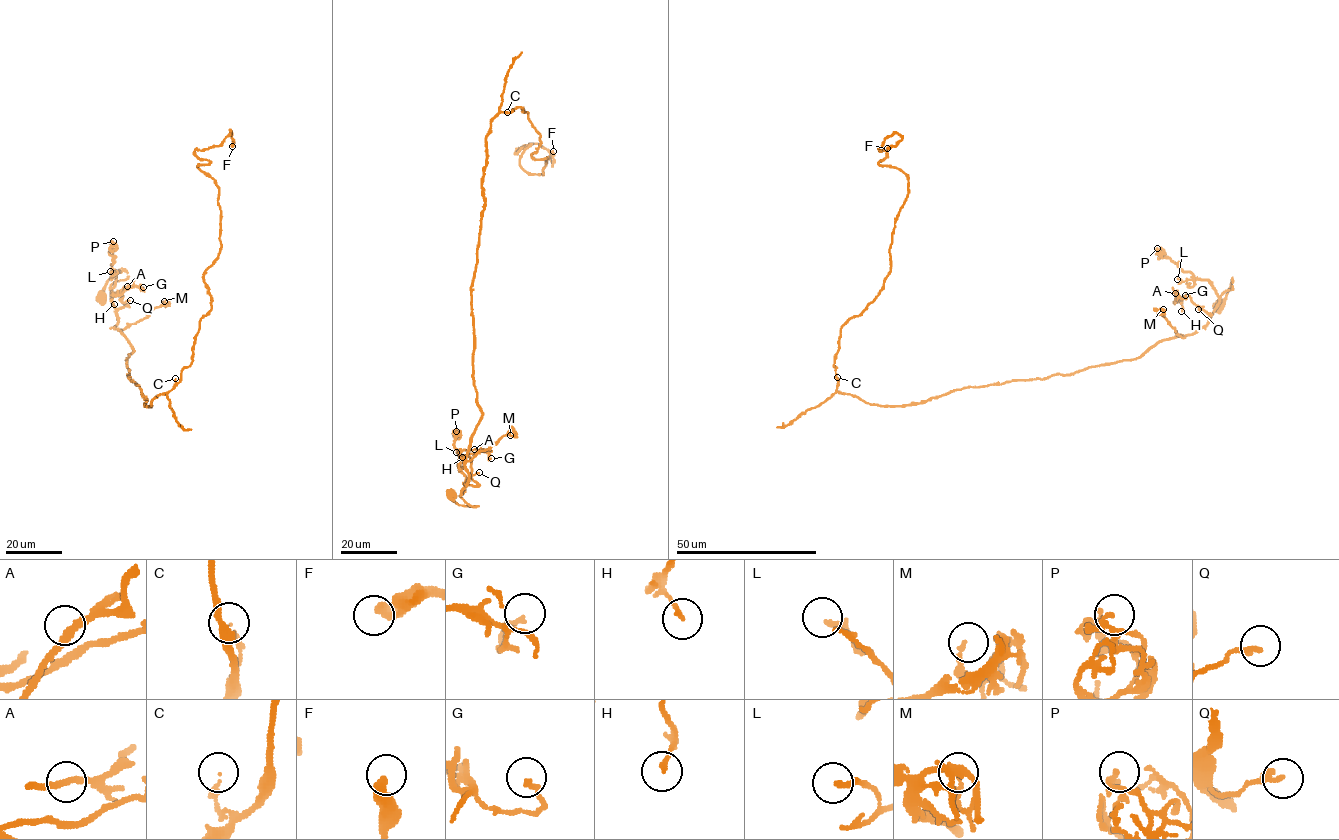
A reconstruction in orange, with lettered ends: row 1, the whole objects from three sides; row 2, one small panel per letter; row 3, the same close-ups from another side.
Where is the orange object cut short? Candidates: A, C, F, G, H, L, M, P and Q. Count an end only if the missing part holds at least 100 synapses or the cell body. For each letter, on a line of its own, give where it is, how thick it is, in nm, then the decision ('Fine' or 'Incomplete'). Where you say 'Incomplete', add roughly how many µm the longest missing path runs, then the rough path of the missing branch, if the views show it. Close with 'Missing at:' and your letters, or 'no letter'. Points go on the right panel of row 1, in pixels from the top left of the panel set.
A: Place: (1175, 293). Thickness 220 nm. Fine
C: Place: (837, 377). Thickness 140 nm. Fine
F: Place: (887, 148). Thickness 400 nm. Fine
G: Place: (1185, 295). Thickness 160 nm. Fine
H: Place: (1181, 311). Thickness 170 nm. Fine
L: Place: (1177, 279). Thickness 200 nm. Fine
M: Place: (1163, 309). Thickness 150 nm. Fine
P: Place: (1157, 248). Thickness 150 nm. Fine
Q: Place: (1198, 309). Thickness 240 nm. Fine
Missing at: no letter

